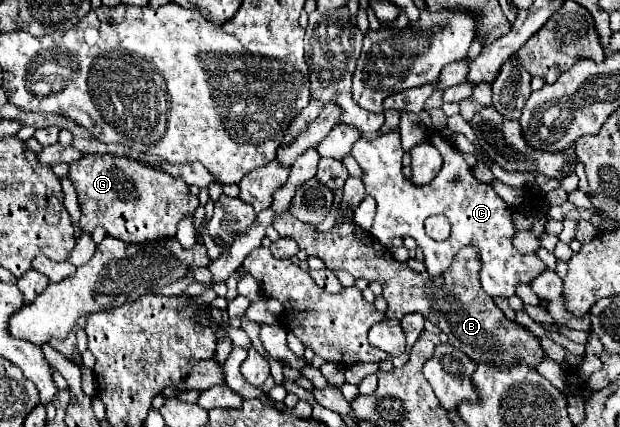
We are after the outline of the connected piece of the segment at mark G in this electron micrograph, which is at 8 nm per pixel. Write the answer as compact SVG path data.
M83 155L79 161L73 161L69 165L67 177L71 179L77 191L81 207L77 227L89 235L99 225L107 231L109 237L115 237L125 243L171 239L177 233L177 223L183 217L193 215L199 207L199 199L189 193L187 183L183 179L171 177L169 173L151 167L145 161L137 161L125 155Z

